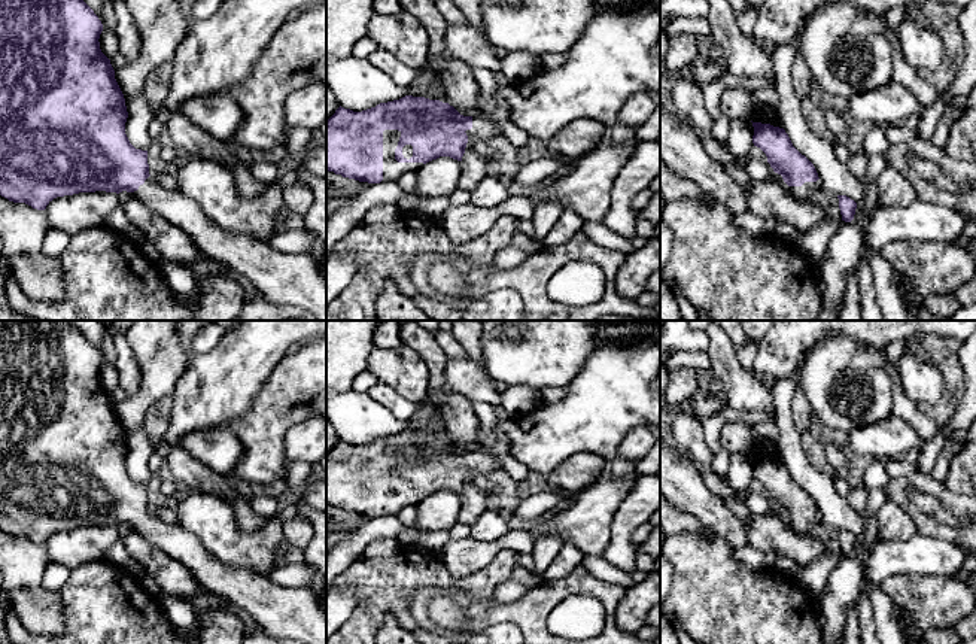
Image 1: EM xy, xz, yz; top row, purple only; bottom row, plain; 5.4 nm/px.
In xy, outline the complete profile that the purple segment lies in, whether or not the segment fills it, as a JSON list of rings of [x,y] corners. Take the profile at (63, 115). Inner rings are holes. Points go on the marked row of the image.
[[[0,0],[0,195],[45,210],[57,197],[127,191],[186,233],[204,255],[247,277],[270,303],[304,309],[326,321],[326,279],[311,256],[282,253],[247,233],[228,233],[182,191],[168,191],[153,180],[148,151],[136,149],[125,134],[125,98],[100,49],[101,31],[101,21],[83,0]]]

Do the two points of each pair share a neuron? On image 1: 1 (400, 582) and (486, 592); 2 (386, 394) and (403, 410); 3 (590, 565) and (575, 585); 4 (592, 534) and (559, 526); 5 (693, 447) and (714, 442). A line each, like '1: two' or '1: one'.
1: one
2: one
3: two
4: one
5: two

